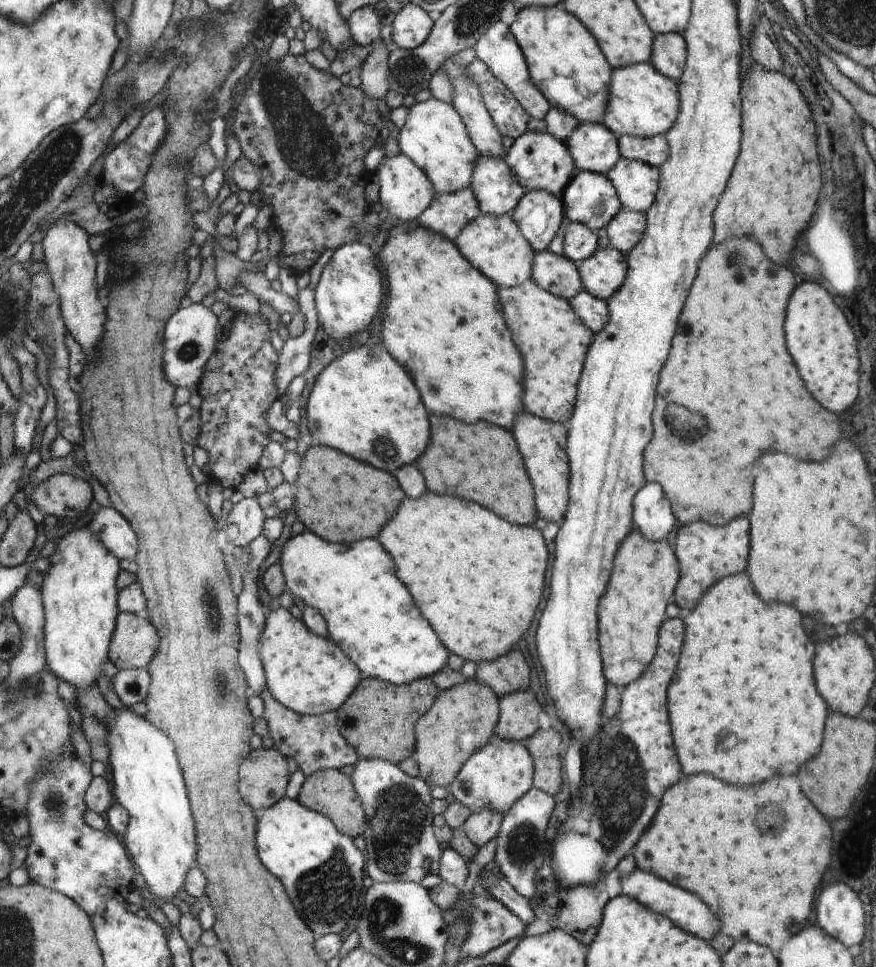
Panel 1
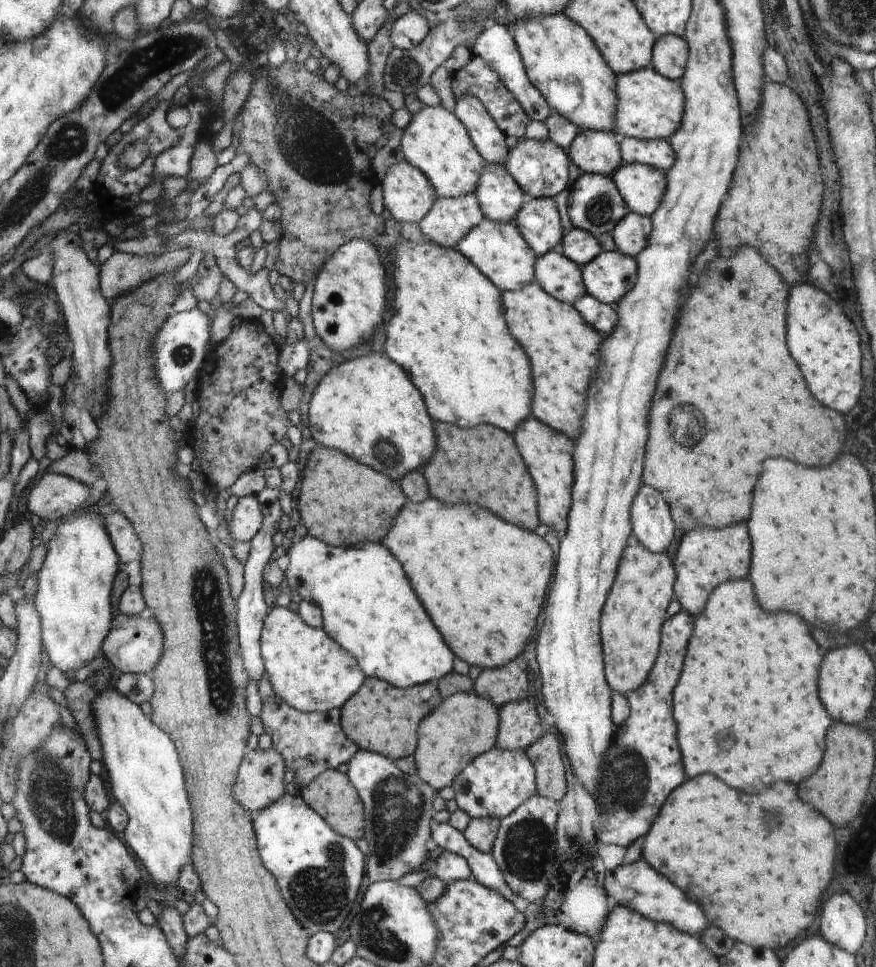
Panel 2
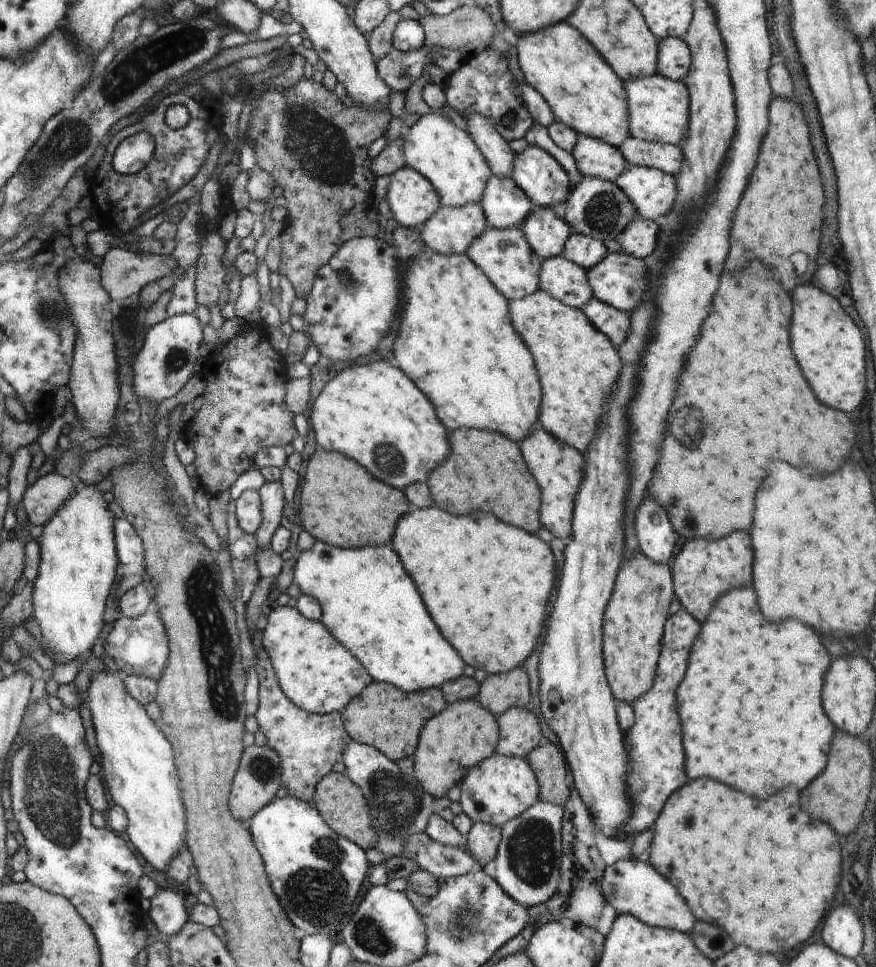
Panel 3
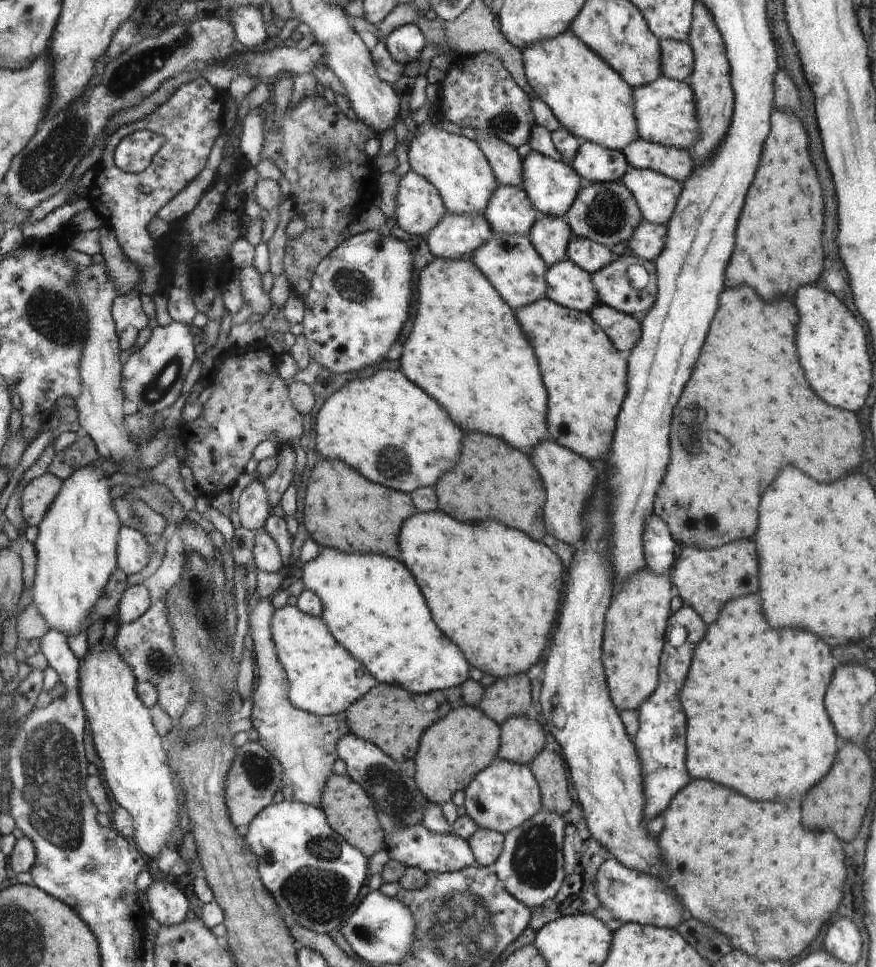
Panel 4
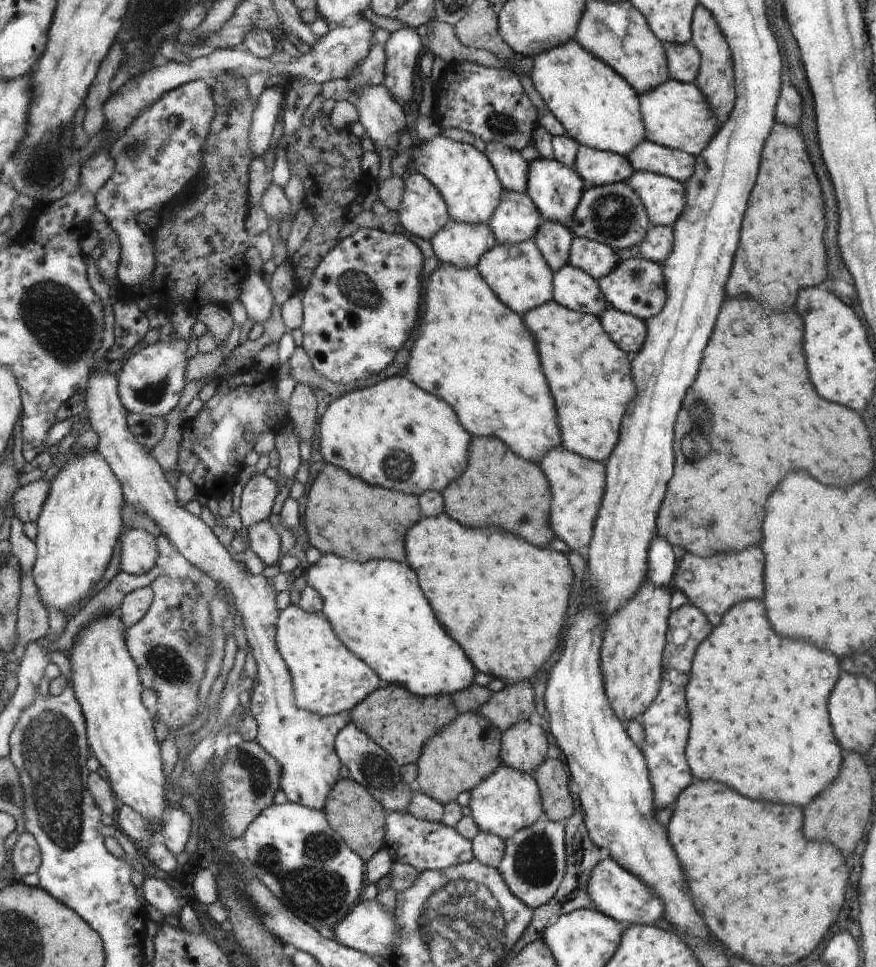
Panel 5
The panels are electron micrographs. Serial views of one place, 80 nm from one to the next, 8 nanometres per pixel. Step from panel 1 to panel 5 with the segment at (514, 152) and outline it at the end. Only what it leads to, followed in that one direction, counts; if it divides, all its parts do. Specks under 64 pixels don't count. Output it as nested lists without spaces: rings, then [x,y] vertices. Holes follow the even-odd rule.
[[[542,157],[530,162],[526,194],[538,207],[542,221],[571,225],[575,210],[578,209],[583,198],[582,190],[584,190],[582,176],[578,176],[578,172],[574,168],[564,166],[557,160],[542,160]]]

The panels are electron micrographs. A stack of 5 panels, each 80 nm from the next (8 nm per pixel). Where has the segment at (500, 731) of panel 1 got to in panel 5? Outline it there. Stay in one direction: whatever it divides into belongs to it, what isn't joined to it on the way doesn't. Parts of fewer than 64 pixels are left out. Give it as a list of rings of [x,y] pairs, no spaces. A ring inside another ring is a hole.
[[[519,722],[504,731],[502,757],[506,767],[530,773],[542,765],[548,750],[546,734],[540,726]]]

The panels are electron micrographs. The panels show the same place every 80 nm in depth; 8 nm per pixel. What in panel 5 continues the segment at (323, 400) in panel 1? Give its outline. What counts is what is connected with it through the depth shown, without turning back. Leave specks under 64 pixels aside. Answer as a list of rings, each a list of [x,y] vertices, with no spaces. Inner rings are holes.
[[[407,376],[388,378],[382,382],[378,382],[378,384],[374,386],[343,394],[340,398],[337,398],[335,402],[331,402],[328,405],[326,412],[324,412],[324,415],[319,421],[317,431],[320,433],[320,452],[326,464],[330,463],[336,467],[343,468],[353,475],[360,477],[364,482],[392,491],[400,491],[407,495],[416,495],[418,497],[428,491],[442,492],[448,485],[451,485],[452,482],[455,481],[455,478],[463,476],[468,461],[470,461],[473,435],[463,427],[463,423],[459,422],[459,415],[456,414],[456,411],[444,399],[438,398],[436,395],[425,391],[416,383],[413,383]]]

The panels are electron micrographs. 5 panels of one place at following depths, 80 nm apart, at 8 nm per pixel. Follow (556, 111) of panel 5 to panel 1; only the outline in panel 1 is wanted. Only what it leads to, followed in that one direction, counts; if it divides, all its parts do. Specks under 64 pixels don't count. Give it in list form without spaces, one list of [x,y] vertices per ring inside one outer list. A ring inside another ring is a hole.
[[[564,1],[555,6],[522,6],[517,11],[516,19],[509,28],[526,58],[536,88],[551,106],[575,115],[579,123],[603,123],[610,105],[611,75],[614,69],[607,62],[595,36],[574,14],[564,8]]]

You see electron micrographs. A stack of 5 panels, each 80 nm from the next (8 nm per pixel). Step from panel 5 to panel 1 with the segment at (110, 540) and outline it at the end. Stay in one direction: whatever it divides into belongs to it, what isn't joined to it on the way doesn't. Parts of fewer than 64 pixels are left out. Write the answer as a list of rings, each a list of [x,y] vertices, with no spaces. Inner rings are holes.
[[[83,527],[72,530],[58,541],[58,552],[52,556],[52,570],[47,574],[42,588],[46,604],[47,626],[47,662],[52,671],[76,690],[90,689],[90,682],[96,680],[102,664],[111,652],[111,642],[118,626],[118,610],[116,608],[116,578],[120,572],[118,558],[90,530]]]

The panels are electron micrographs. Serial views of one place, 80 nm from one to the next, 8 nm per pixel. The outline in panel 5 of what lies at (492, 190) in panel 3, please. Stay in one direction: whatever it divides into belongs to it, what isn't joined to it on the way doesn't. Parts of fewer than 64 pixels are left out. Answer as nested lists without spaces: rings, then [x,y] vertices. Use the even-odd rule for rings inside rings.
[[[504,189],[502,200],[488,225],[498,243],[523,243],[534,240],[542,224],[542,215],[526,193]]]

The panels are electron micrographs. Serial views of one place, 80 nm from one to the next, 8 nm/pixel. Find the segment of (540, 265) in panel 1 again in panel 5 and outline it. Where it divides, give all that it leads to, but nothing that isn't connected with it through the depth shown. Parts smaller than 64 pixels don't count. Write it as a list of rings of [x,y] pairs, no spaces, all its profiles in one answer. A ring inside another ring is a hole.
[[[566,264],[554,272],[554,301],[573,311],[599,317],[608,309],[599,281],[586,271]]]

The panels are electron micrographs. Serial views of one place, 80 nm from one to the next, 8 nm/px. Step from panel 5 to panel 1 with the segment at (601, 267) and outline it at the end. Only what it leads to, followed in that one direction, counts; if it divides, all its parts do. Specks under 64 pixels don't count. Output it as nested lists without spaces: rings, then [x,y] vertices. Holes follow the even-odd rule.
[[[569,222],[566,225],[564,256],[571,259],[575,264],[587,261],[598,246],[598,238],[596,238],[596,234],[590,232],[590,229],[590,227],[578,222]]]

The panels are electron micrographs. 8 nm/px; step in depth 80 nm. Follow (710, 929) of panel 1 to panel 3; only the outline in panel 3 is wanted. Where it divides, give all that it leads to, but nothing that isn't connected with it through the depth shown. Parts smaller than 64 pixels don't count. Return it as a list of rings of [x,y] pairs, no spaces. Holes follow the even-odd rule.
[[[645,858],[618,860],[604,870],[602,891],[606,903],[618,914],[632,914],[651,926],[688,933],[697,921],[695,911],[670,880],[660,875]]]

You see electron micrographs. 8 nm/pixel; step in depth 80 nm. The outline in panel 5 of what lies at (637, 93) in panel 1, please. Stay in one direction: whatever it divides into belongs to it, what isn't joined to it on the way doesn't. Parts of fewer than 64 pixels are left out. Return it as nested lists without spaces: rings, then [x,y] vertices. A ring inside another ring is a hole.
[[[672,78],[653,91],[639,95],[639,101],[647,127],[646,140],[653,143],[687,151],[698,158],[718,132],[720,122],[711,108],[711,102],[696,84],[683,83]]]

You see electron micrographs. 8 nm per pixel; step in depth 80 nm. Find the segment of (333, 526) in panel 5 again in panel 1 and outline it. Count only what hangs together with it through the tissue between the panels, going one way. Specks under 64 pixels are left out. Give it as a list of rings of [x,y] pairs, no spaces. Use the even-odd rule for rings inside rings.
[[[322,444],[306,450],[299,470],[294,482],[294,508],[298,519],[307,531],[330,543],[353,544],[362,538],[376,538],[380,528],[394,518],[398,506],[407,498],[398,480],[388,472],[372,468],[343,451]]]

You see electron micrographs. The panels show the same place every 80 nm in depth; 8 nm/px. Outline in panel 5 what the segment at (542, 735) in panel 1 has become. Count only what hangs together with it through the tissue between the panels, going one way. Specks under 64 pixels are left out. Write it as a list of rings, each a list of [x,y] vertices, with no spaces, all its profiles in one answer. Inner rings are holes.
[[[548,757],[532,774],[538,780],[539,789],[542,791],[546,818],[555,823],[563,823],[571,817],[574,800],[568,788],[568,774],[558,757]]]

